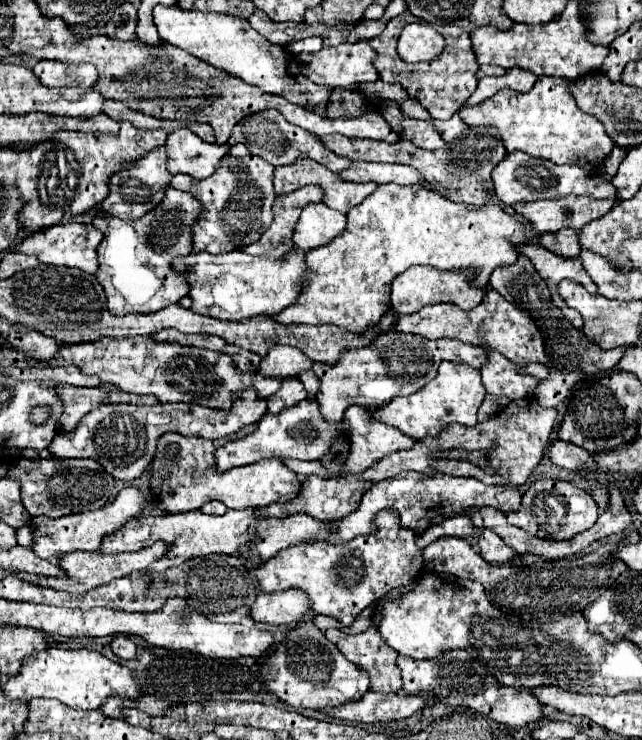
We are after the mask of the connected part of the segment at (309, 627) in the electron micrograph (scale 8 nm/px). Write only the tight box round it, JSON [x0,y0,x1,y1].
[261,620,369,708]

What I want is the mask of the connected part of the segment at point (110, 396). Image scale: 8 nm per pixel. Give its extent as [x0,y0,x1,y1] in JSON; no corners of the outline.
[53,384,159,432]

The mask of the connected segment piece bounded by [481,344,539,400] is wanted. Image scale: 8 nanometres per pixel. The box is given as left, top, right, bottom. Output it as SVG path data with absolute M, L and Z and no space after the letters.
M483 344L483 350L487 352L487 364L481 368L481 376L483 376L483 386L487 394L507 396L509 400L519 400L533 394L533 390L539 384L533 376L521 374L519 366L507 360L501 352L485 344Z

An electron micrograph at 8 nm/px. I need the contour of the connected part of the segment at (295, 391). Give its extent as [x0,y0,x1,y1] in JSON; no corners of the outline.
[267,378,307,414]

